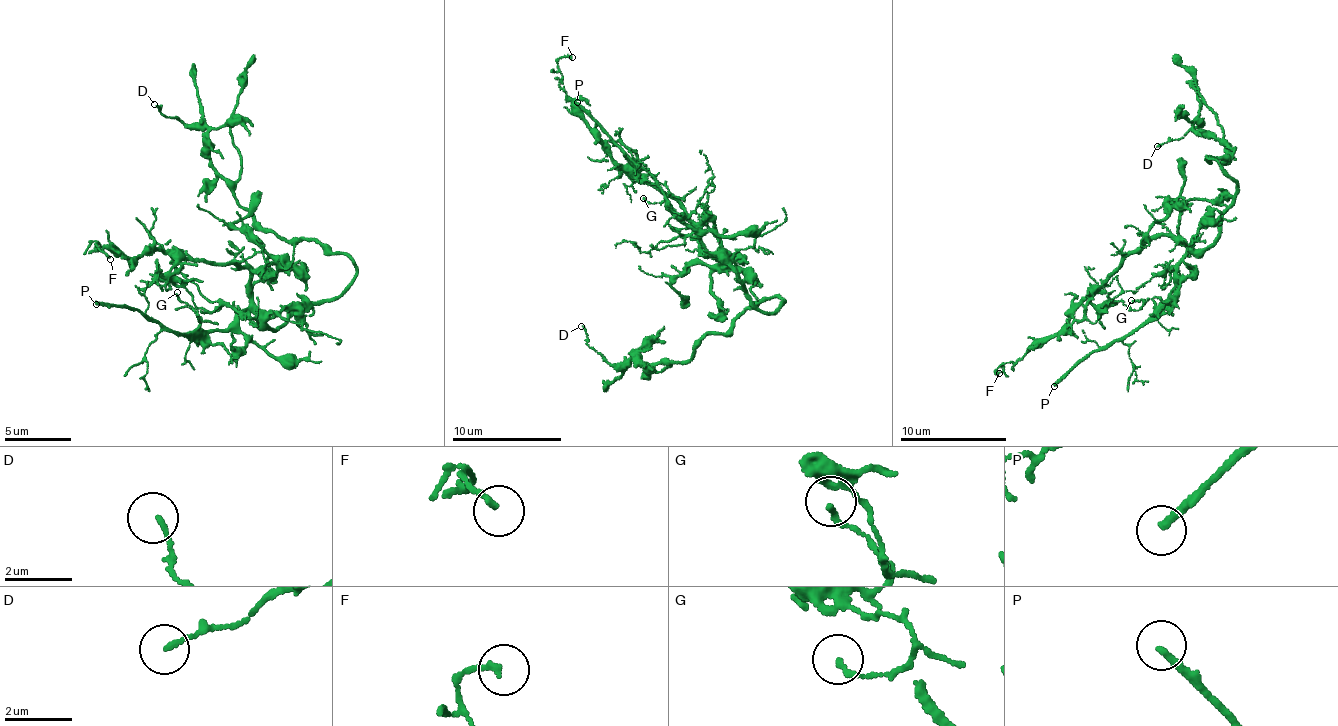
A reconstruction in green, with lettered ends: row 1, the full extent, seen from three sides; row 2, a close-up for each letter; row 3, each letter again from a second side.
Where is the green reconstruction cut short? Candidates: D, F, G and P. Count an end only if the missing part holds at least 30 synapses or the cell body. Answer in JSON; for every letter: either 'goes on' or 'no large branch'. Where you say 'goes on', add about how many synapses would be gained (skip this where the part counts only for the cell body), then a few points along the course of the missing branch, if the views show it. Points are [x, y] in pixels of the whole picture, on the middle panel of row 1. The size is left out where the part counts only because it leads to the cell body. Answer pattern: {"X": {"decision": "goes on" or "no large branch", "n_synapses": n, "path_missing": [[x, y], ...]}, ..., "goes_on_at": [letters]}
{"D": {"decision": "no large branch"}, "F": {"decision": "no large branch"}, "G": {"decision": "no large branch"}, "P": {"decision": "goes on"}, "goes_on_at": ["P"]}

